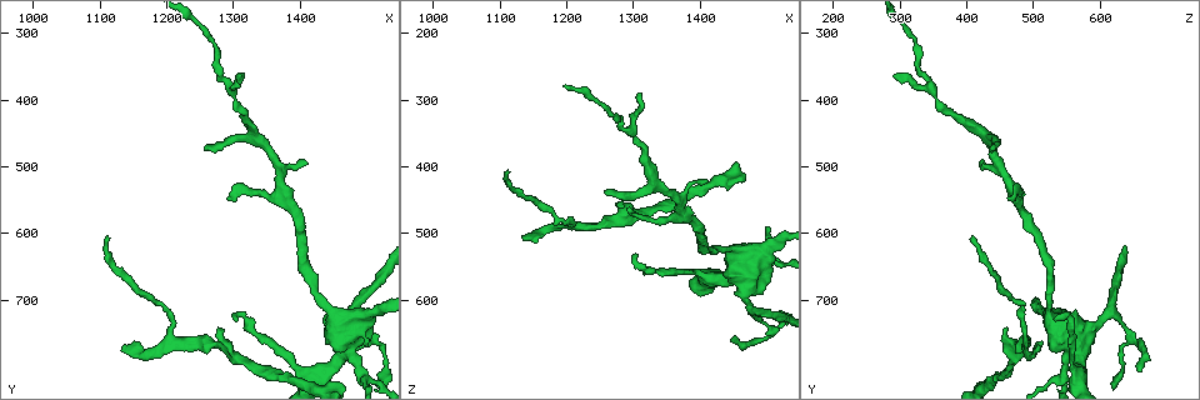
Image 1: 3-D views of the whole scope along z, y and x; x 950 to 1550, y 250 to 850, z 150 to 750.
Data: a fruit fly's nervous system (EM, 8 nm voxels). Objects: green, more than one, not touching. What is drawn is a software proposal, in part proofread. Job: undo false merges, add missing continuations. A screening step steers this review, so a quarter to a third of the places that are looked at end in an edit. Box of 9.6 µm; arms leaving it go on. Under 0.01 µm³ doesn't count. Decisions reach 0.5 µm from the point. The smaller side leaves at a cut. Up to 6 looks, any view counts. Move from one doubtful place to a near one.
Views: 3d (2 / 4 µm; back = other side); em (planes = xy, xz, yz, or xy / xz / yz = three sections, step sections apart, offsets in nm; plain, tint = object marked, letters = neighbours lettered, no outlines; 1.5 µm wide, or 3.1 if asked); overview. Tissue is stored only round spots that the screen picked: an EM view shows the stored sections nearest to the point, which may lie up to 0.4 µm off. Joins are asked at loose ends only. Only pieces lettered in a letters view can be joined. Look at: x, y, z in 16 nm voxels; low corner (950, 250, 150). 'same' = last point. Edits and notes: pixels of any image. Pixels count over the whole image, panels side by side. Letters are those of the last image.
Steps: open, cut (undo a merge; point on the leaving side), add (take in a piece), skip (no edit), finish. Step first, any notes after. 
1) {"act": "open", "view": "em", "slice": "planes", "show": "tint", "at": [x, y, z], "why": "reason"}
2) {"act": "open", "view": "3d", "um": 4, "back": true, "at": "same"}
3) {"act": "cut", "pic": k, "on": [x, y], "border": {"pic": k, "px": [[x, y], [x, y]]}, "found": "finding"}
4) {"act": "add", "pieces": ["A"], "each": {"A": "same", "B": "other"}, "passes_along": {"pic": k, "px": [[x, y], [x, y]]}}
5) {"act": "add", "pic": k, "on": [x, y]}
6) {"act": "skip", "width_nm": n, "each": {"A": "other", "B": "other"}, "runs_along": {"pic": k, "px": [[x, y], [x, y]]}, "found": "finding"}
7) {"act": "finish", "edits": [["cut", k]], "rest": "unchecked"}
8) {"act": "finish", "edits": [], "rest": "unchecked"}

{"act": "open", "view": "3d", "um": 4, "at": [1440, 705, 525], "why": "thick turns thin"}

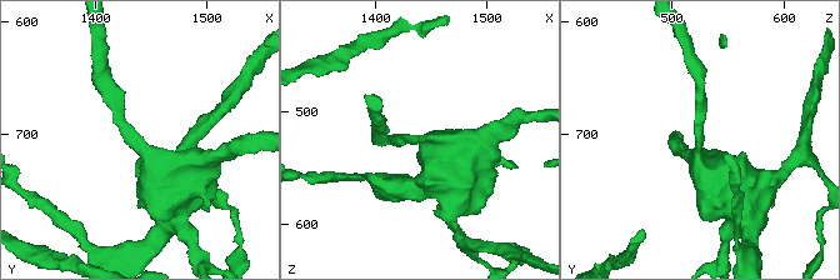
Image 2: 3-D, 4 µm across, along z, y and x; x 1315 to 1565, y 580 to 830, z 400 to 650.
{"act": "open", "view": "em", "slice": "planes", "show": "letters", "at": [1436, 708, 526], "arm_widths_nm": [170, 650]}

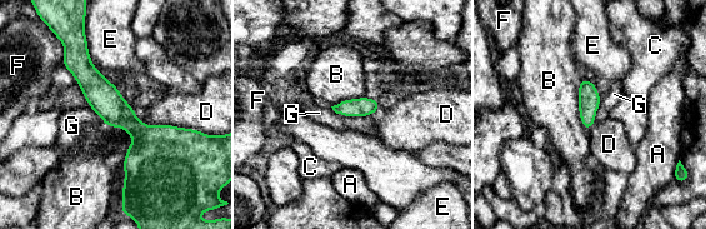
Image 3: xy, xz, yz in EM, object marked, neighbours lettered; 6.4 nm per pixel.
{"act": "skip", "each": {"A": "other", "B": "other", "C": "other", "D": "other", "E": "other", "F": "other", "G": "other"}, "border": {"pic": 3, "px": [[330, 106], [349, 117], [370, 115]]}, "found": "one neuron here"}

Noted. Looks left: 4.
{"act": "open", "view": "em", "slice": "planes", "show": "letters", "at": [1135, 770, 510], "why": "tapers out"}

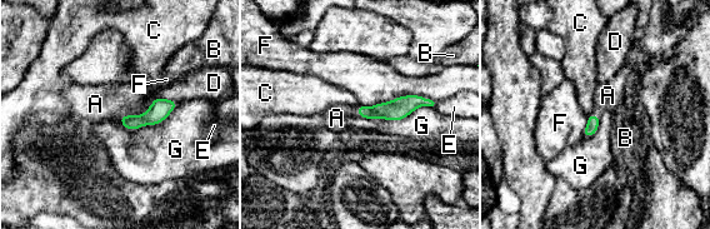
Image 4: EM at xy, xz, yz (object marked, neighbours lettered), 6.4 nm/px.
{"act": "add", "pieces": ["A"], "longest_contact_nm": ["F", 480], "each": {"A": "same", "B": "other", "C": "other", "D": "other", "E": "other", "F": "other", "G": "other"}, "passes_along": {"pic": 4, "px": [[160, 109], [136, 115], [100, 103]]}, "found": "it goes on there"}

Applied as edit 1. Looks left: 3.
{"act": "open", "view": "overview"}

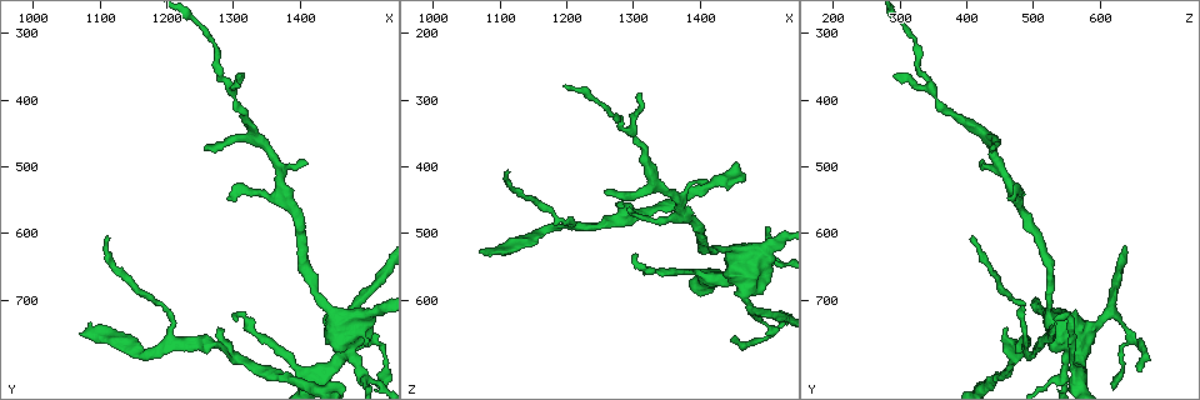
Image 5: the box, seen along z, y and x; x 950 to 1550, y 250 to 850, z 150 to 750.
{"act": "open", "view": "em", "slice": "planes", "show": "tint", "at": [1310, 360, 285], "why": "an open end"}

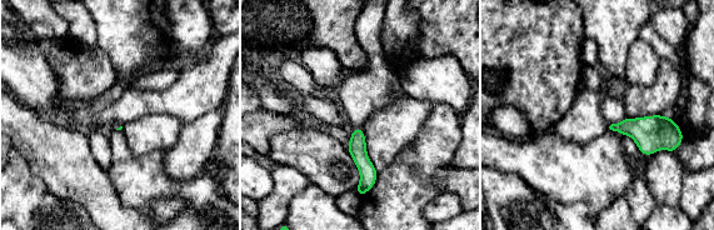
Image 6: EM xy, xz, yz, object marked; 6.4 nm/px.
{"act": "open", "view": "em", "slice": "planes", "show": "letters", "at": "same", "why": "see the neighbours"}

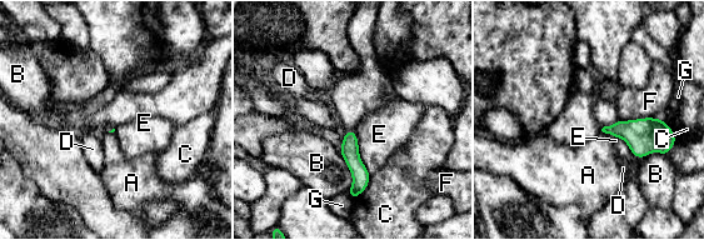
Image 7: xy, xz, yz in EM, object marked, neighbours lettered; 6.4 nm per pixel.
{"act": "skip", "longest_contact_nm": ["E", 320], "each": {"A": "other", "B": "other", "C": "other", "D": "other", "E": "other", "F": "other", "G": "other"}, "border": {"pic": 7, "px": [[354, 130], [359, 158], [370, 175]]}, "found": "no lettered piece goes on from it"}

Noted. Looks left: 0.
{"act": "finish", "edits": [["add", 4]], "rest": "unchecked"}

